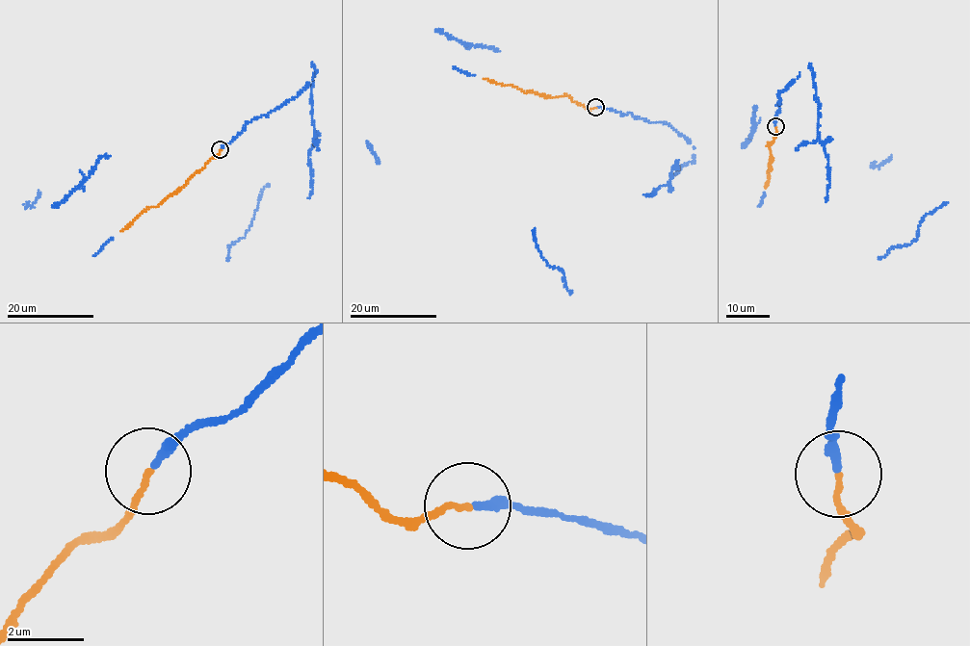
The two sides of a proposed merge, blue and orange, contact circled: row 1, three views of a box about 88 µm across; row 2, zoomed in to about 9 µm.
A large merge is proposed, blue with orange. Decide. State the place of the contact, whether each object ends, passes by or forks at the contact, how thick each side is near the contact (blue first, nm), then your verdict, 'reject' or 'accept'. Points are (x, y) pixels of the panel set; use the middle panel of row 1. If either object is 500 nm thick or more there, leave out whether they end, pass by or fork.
(595, 107) | blue ends | orange ends | 260/150 nm | accept

